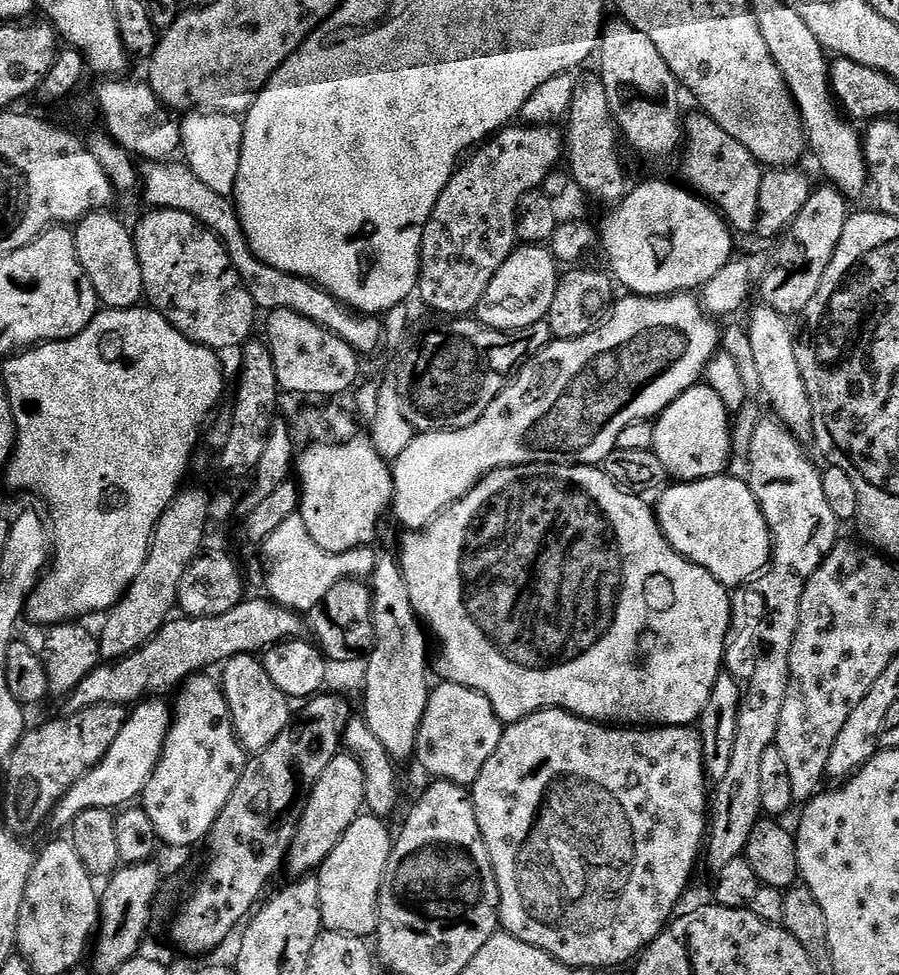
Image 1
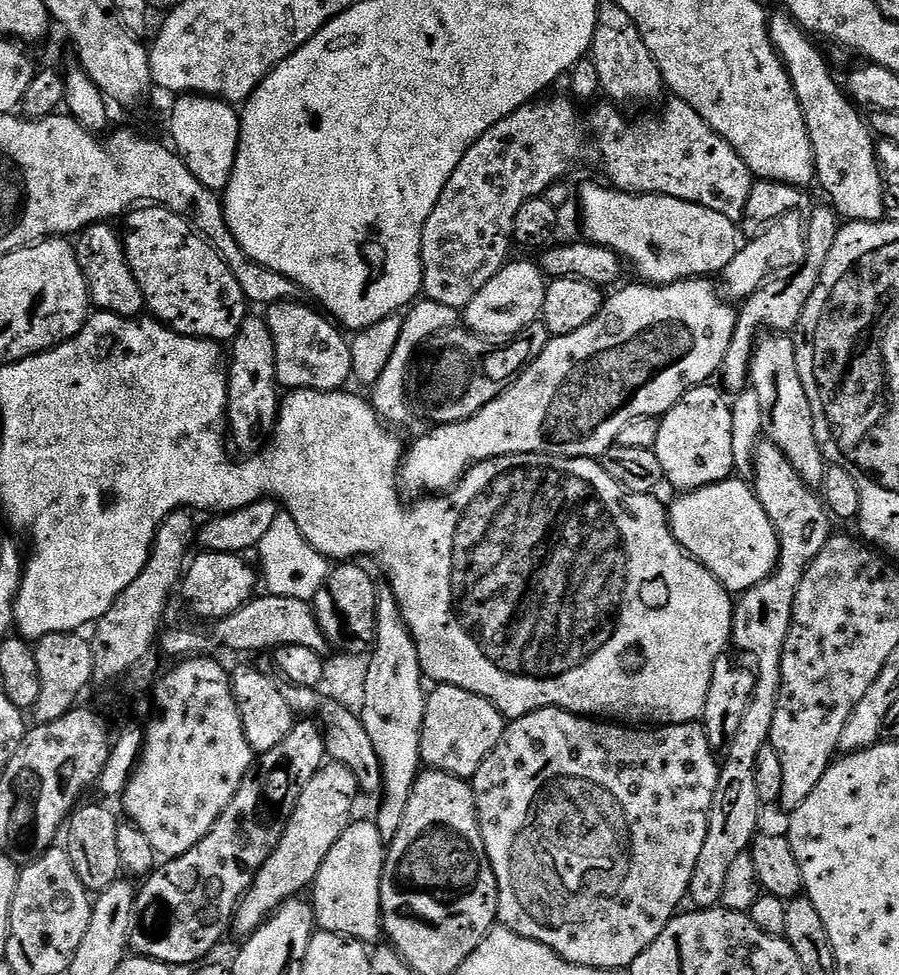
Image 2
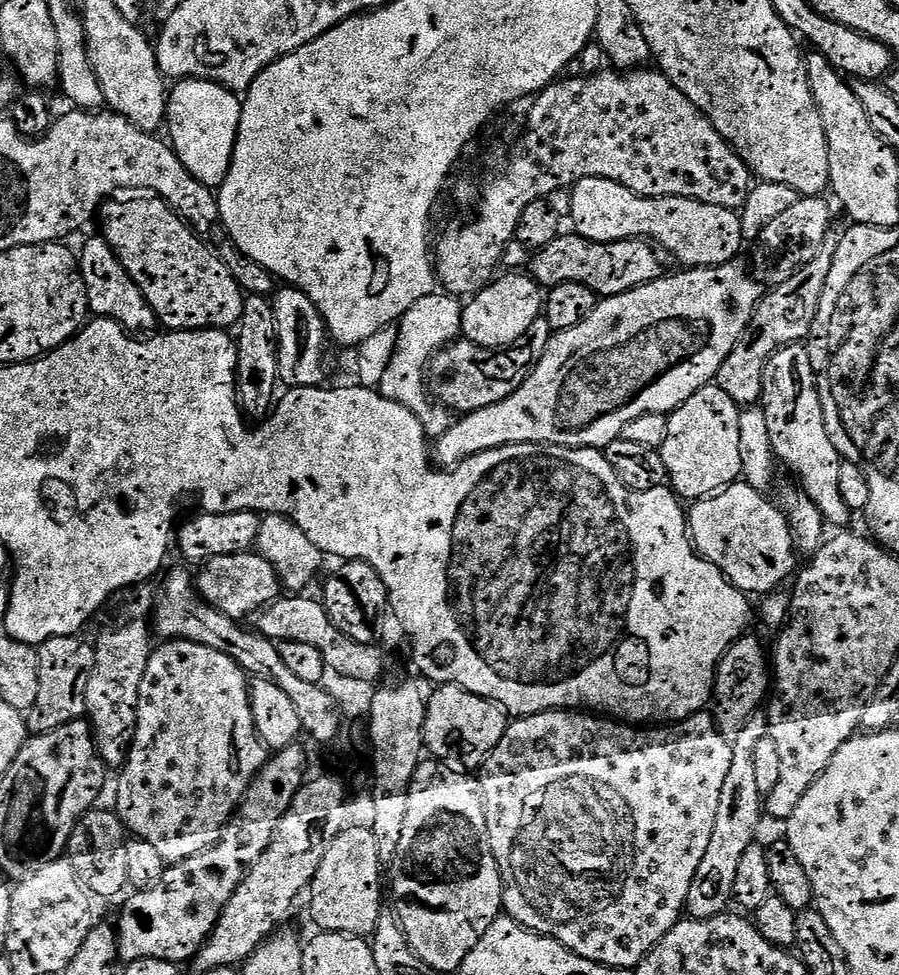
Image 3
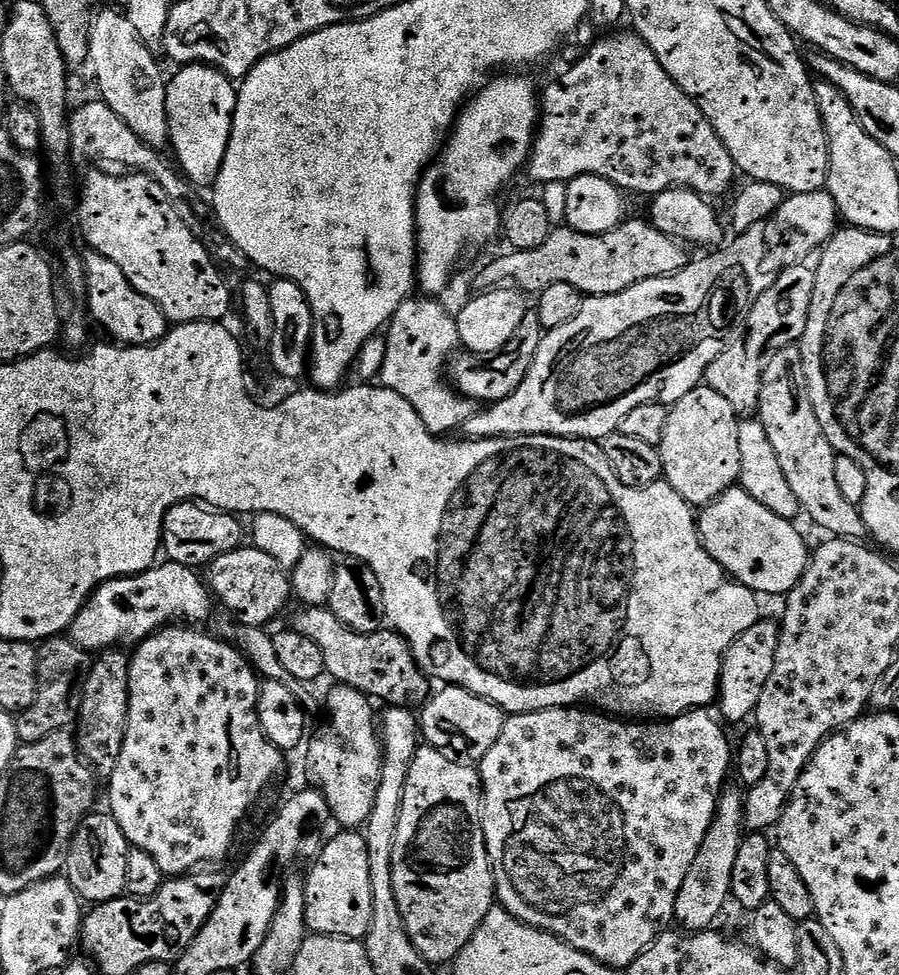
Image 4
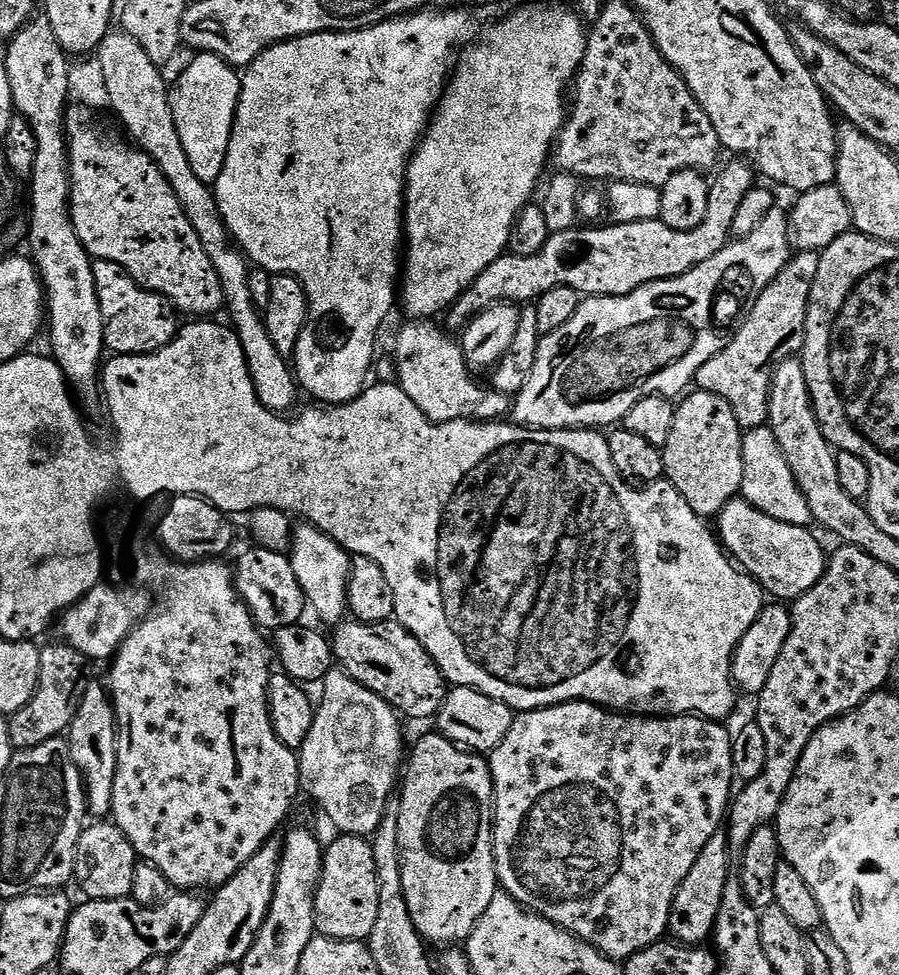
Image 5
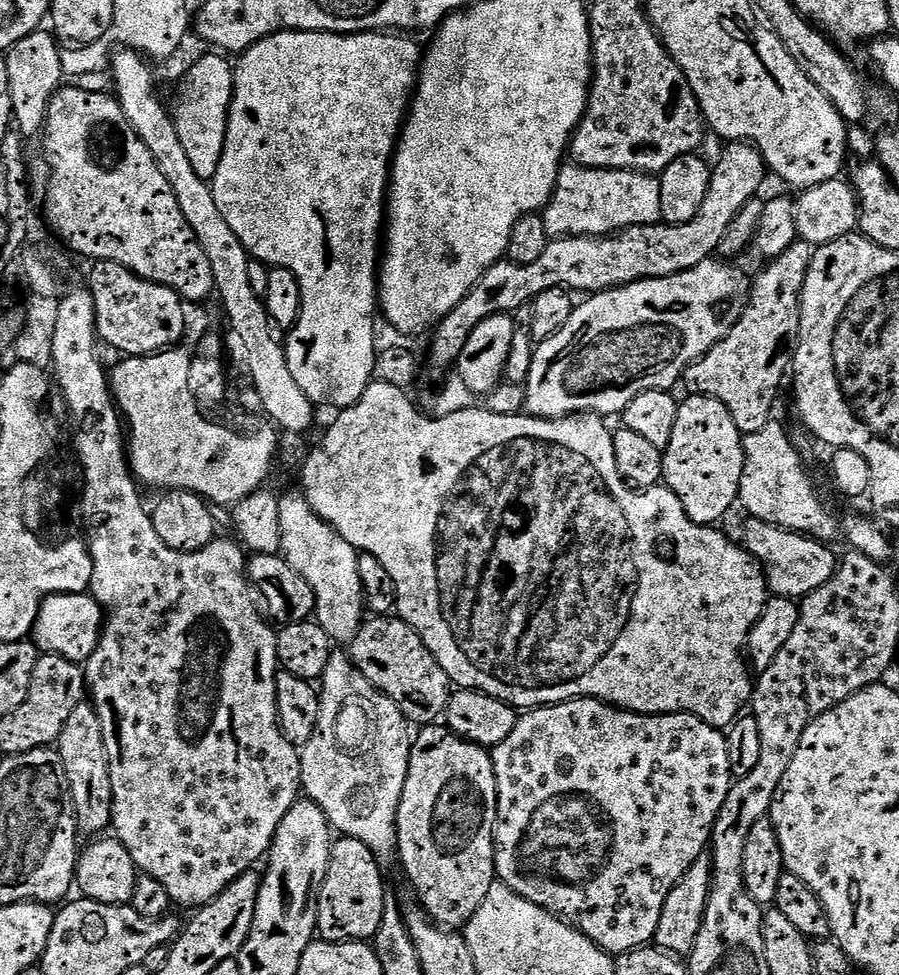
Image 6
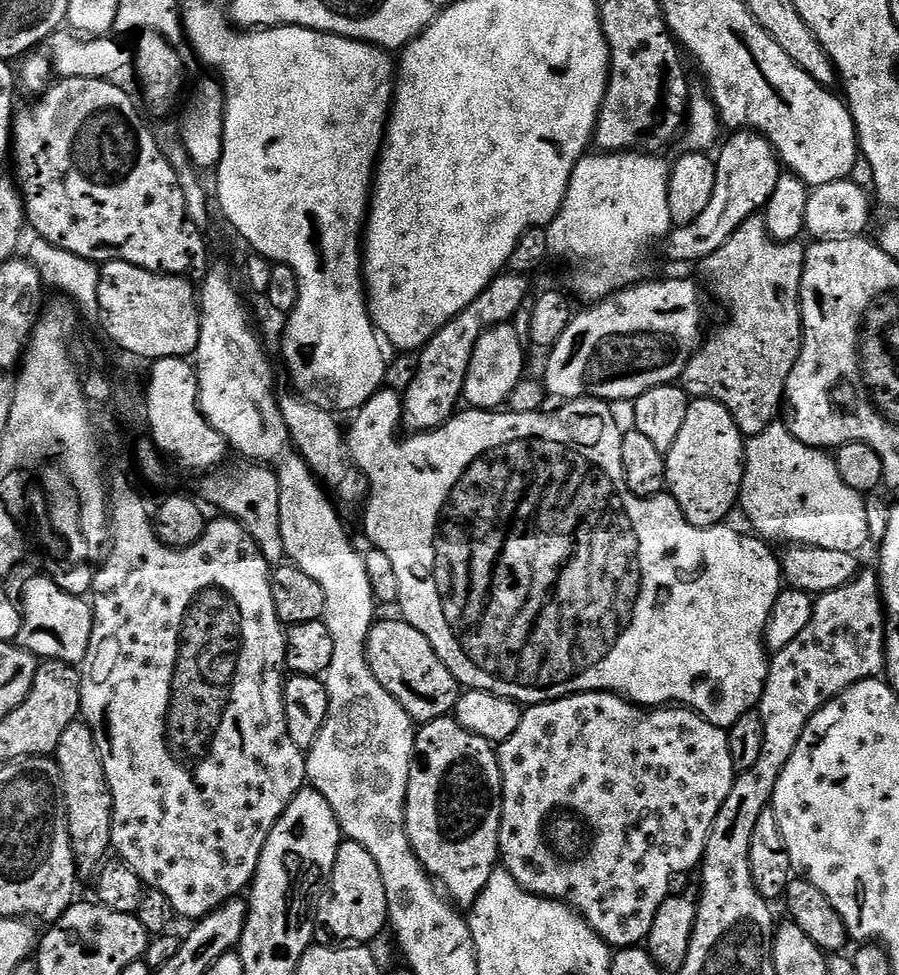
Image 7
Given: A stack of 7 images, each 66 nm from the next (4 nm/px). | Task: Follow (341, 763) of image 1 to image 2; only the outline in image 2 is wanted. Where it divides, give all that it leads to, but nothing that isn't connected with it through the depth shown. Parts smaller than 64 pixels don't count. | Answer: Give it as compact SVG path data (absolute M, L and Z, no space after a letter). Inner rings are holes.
M335 762L325 763L314 774L314 778L306 782L280 835L278 846L268 855L236 908L234 932L240 938L257 932L288 900L299 897L303 888L304 891L311 889L318 870L322 870L322 862L326 862L326 854L330 854L334 842L338 842L353 819L352 795L357 795L357 792L354 774L346 766Z

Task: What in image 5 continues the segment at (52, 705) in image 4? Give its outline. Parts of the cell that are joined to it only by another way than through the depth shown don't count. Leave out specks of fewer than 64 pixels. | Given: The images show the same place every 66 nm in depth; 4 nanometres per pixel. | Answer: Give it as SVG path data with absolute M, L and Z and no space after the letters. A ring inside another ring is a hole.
M55 643L40 648L40 685L36 687L34 698L22 706L22 710L11 713L9 720L12 721L7 721L8 737L12 739L13 749L33 748L47 740L63 737L80 705L86 687L84 672L80 669L85 667L85 658L68 644Z

